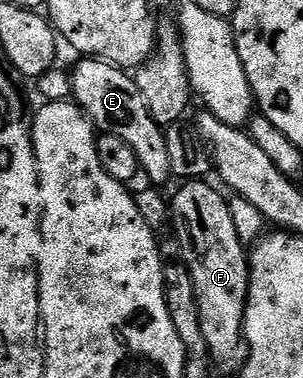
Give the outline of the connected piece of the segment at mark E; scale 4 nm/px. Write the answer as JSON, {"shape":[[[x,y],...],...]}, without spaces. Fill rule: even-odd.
{"shape":[[[84,57],[76,68],[71,68],[72,99],[77,107],[84,110],[85,115],[101,132],[109,131],[122,141],[127,141],[130,149],[138,153],[140,170],[146,176],[147,182],[152,185],[161,185],[167,179],[173,178],[170,169],[170,152],[166,149],[165,128],[150,117],[150,109],[138,93],[135,78],[127,70],[116,67],[112,63],[105,63],[95,57]]]}

